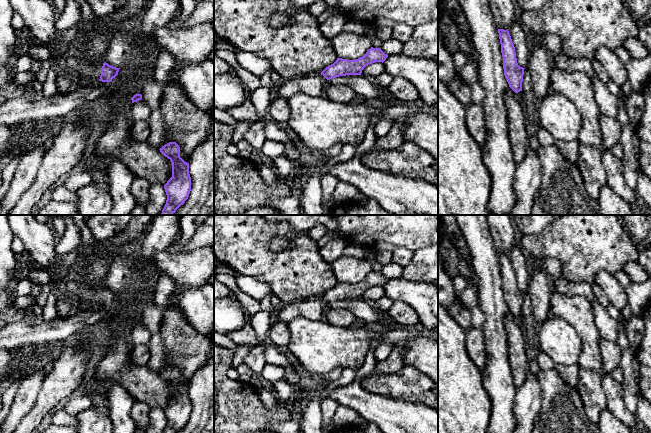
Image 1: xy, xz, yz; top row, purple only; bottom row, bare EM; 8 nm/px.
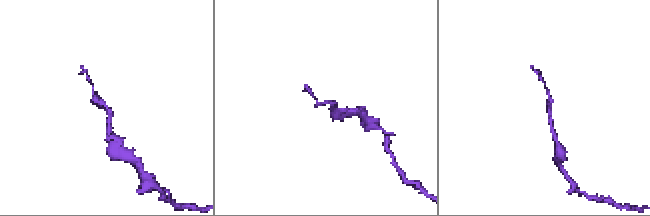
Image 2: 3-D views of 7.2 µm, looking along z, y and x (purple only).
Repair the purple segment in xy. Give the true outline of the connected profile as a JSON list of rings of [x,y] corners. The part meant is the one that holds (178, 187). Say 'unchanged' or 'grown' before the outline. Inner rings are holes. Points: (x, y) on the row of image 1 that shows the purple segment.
unchanged | [[[169,142],[159,150],[172,163],[172,177],[164,185],[167,200],[161,215],[173,215],[191,191],[189,163],[180,157],[180,147],[176,142]]]

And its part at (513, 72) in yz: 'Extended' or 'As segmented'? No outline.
As segmented

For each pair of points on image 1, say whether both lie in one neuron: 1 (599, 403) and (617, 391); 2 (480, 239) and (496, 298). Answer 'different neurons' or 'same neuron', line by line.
1: different neurons
2: same neuron

